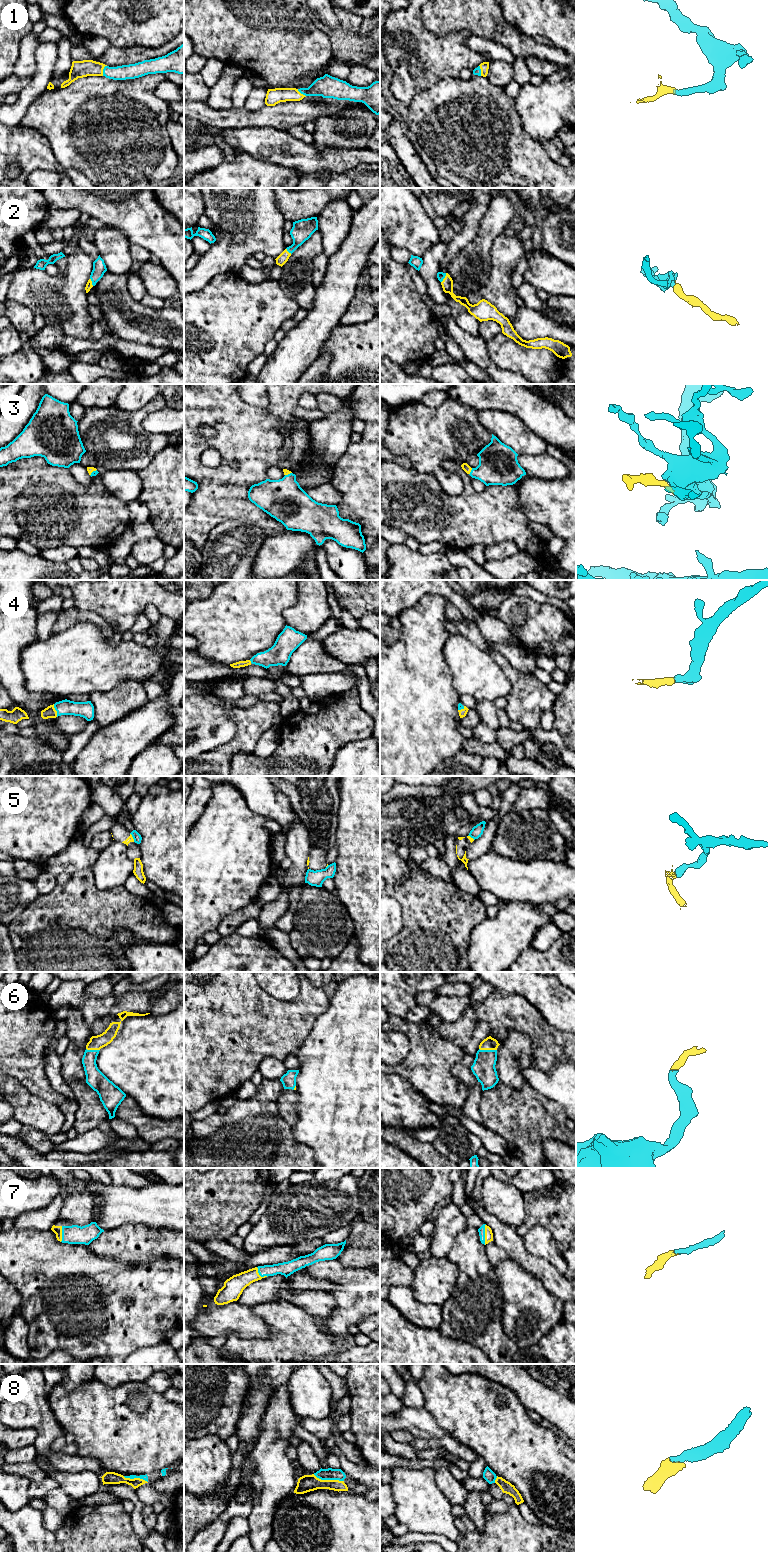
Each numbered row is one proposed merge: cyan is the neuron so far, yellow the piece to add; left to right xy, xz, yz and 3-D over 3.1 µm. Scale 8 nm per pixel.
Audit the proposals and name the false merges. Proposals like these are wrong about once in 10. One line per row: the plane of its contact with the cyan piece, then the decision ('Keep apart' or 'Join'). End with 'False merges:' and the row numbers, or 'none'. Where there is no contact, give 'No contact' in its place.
1: Touches cyan in xy. Join
2: Touches cyan in yz. Join
3: Touches cyan in yz. Join
4: Touches cyan in xy. Join
5: Touches cyan in xy. Keep apart
6: Touches cyan in yz. Join
7: Touches cyan in yz. Join
8: Touches cyan in xz. Join
False merges: 5

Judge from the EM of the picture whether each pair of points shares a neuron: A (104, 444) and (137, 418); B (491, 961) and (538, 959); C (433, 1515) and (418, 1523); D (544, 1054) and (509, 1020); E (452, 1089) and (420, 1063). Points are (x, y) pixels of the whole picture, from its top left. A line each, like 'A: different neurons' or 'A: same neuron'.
A: same neuron
B: different neurons
C: same neuron
D: same neuron
E: same neuron

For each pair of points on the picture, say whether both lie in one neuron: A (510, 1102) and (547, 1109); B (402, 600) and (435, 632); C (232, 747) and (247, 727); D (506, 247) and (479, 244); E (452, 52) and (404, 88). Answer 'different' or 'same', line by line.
A: same
B: different
C: same
D: different
E: same

